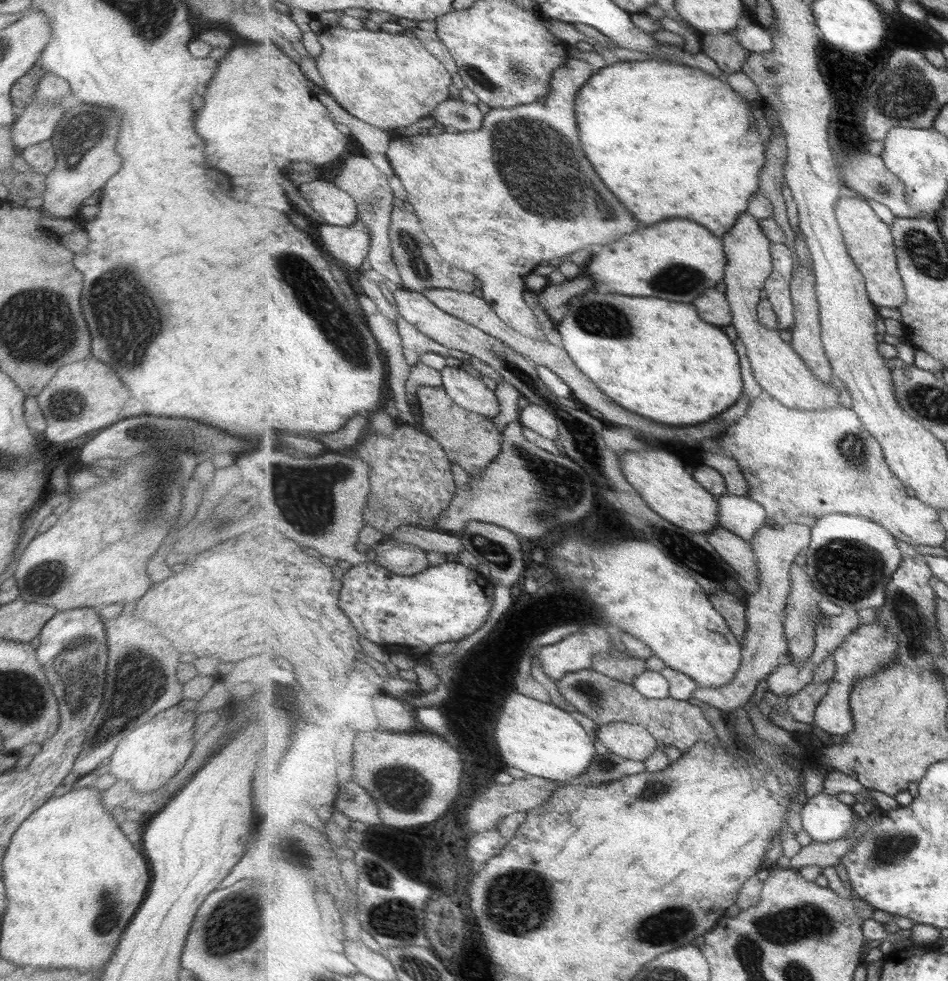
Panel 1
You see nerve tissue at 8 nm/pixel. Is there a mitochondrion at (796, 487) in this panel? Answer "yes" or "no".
no

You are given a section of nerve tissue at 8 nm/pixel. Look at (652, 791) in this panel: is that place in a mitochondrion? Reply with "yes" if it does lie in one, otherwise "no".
yes

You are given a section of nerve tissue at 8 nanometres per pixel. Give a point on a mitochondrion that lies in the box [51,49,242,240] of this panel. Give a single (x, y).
(79, 134)

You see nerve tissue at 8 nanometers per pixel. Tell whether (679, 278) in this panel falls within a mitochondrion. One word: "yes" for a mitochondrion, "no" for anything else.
yes

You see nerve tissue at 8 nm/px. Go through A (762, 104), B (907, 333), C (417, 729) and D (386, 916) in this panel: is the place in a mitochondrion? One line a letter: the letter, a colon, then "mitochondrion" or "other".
A: other
B: other
C: other
D: mitochondrion

